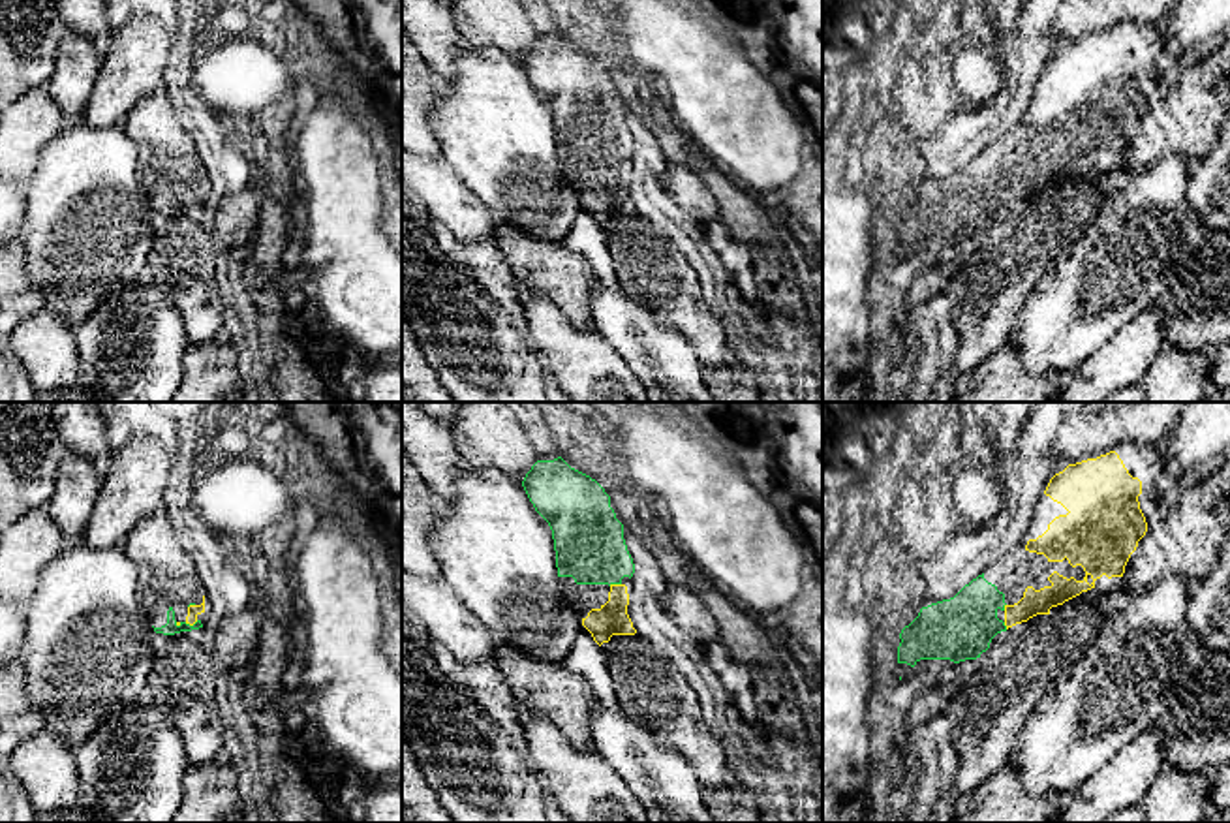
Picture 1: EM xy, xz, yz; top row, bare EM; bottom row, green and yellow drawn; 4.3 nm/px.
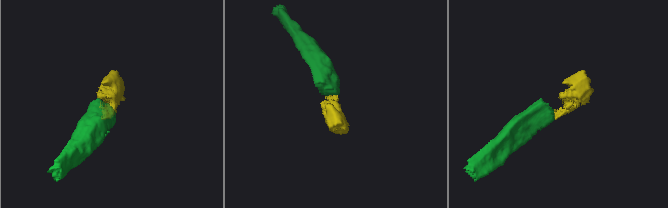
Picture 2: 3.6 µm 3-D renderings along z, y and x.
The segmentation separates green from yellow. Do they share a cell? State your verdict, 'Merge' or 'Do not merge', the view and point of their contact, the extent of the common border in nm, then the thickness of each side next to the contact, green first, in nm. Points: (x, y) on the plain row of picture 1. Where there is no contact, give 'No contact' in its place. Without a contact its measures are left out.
Merge. Touches green at xy (188, 203). Shared border 60 nm. Thickness 60 nm (green) against 50 nm

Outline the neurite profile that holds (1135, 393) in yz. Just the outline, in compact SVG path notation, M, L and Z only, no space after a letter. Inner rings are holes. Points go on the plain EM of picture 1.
M1142 381L1121 391L1112 393L1100 402L1144 402L1145 393Z

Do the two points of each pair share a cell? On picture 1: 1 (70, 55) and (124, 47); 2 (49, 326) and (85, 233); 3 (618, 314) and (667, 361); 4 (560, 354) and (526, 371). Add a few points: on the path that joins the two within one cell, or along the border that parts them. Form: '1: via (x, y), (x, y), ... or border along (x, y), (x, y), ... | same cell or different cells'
1: border along (102, 44), (102, 64), (91, 94) | different cells
2: border along (46, 305), (76, 327) | different cells
3: via (630, 329), (633, 339), (641, 339), (652, 350) | same cell
4: border along (534, 346), (539, 357) | different cells

